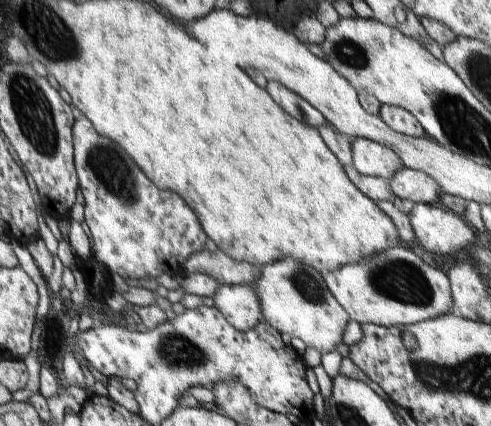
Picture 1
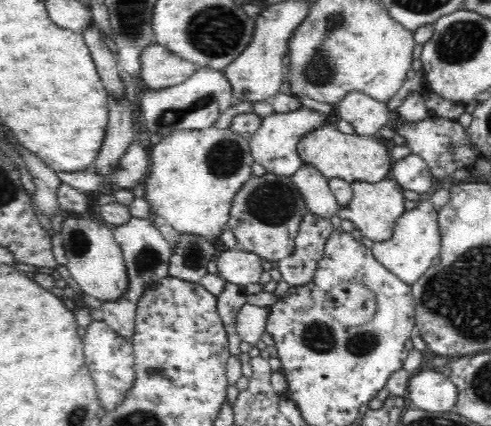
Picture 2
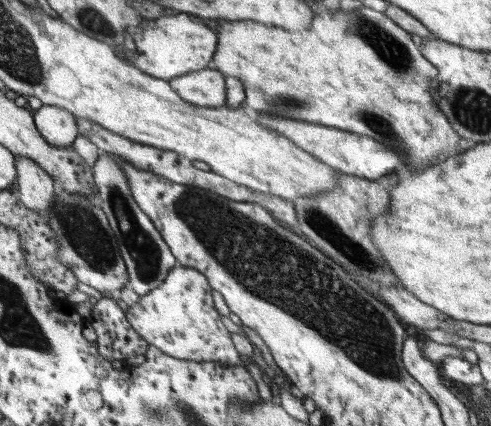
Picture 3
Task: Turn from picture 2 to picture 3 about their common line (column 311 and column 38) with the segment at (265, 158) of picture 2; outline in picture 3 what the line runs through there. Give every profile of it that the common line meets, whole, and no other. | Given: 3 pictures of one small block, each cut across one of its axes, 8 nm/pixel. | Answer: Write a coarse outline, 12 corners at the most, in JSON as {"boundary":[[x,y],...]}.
{"boundary":[[43,104],[33,120],[45,144],[71,148],[75,116]]}

